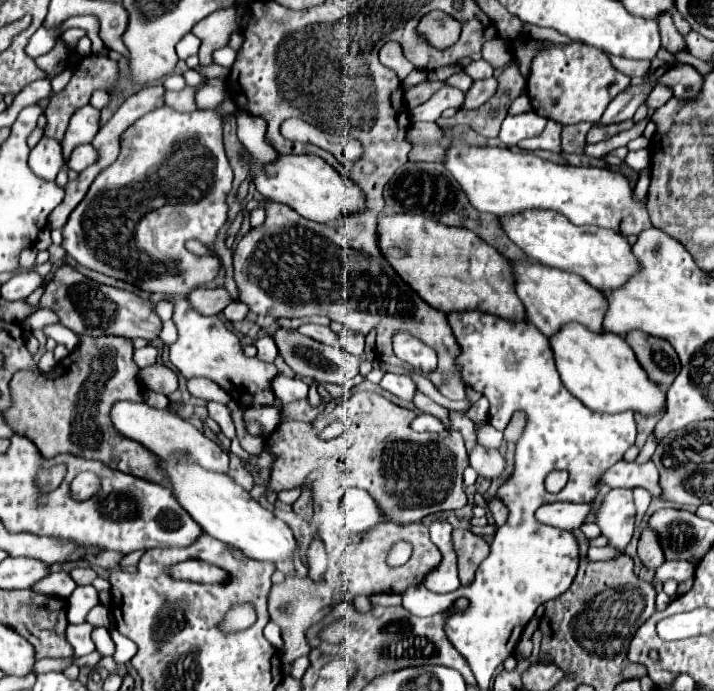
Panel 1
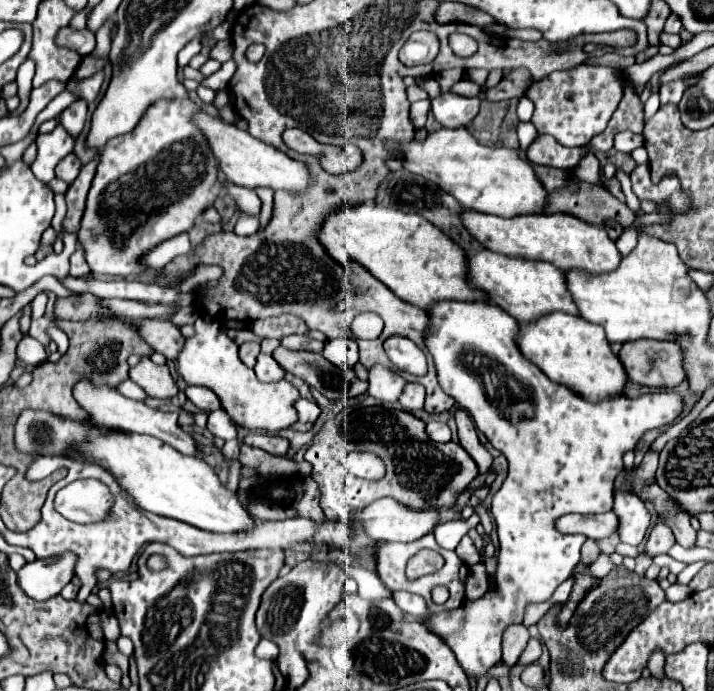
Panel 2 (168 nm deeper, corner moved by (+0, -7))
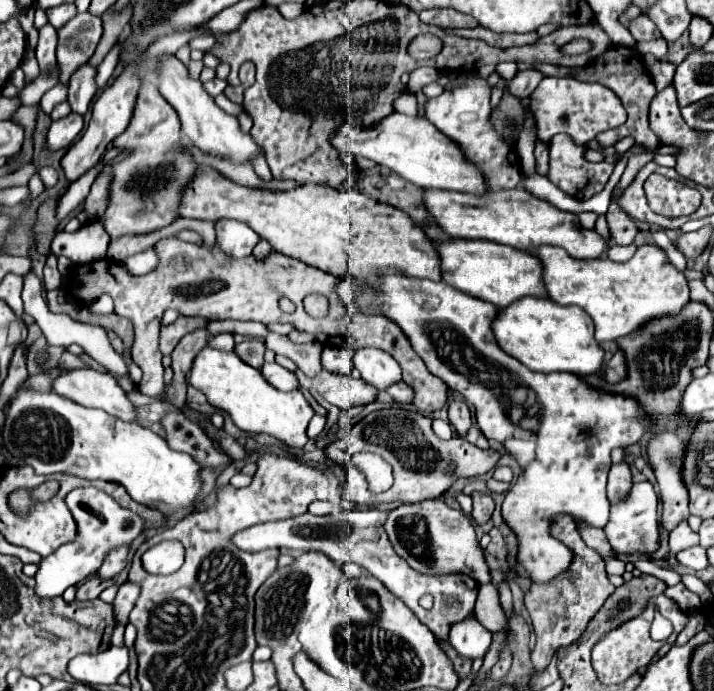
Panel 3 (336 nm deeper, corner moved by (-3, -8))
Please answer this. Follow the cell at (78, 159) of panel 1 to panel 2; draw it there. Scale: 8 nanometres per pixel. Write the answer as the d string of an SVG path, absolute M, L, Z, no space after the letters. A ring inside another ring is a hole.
M68 154L66 158L62 158L58 162L58 166L56 166L56 178L64 180L68 184L72 184L76 180L78 172L80 172L80 162L78 162L78 158L74 154Z

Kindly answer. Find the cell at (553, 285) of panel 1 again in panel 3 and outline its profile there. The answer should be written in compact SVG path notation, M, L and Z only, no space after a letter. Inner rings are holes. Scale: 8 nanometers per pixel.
M449 239L437 243L441 257L443 281L451 287L493 303L497 309L507 307L523 297L549 297L543 281L543 263L533 253L515 251L515 247L503 247L497 243L479 243L467 239Z

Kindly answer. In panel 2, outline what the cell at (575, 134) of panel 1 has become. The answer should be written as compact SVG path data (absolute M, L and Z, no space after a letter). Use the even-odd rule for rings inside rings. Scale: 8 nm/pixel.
M588 152L588 154L582 158L582 162L580 162L580 166L574 170L574 174L576 174L576 178L582 180L582 182L590 182L590 184L602 186L600 162L598 162L598 158L596 158L592 152Z

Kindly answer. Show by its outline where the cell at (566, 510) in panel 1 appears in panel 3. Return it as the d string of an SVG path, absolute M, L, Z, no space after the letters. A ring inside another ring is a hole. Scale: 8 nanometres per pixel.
M649 481L635 483L631 489L631 495L627 503L617 503L611 507L611 519L605 525L605 535L611 543L611 547L619 553L645 553L651 555L657 549L659 541L659 529L657 529L657 493L653 491L653 485Z

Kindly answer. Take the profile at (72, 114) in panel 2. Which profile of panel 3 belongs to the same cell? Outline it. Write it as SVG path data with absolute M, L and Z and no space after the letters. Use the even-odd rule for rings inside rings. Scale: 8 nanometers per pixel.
M87 63L81 65L73 75L71 75L71 81L69 81L69 105L71 105L71 113L77 113L77 115L85 115L89 105L91 105L91 99L97 91L95 87L95 67L89 67Z

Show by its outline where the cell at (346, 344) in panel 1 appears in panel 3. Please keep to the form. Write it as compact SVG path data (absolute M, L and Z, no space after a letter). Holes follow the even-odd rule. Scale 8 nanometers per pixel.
M349 345L325 347L321 353L321 365L327 371L351 375L351 371L353 371L353 349Z

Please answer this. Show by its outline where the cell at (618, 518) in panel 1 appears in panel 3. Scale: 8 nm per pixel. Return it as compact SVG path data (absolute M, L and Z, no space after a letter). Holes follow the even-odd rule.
M617 463L611 467L609 471L609 485L607 485L607 495L611 505L621 503L627 499L629 491L631 491L631 471L627 463Z

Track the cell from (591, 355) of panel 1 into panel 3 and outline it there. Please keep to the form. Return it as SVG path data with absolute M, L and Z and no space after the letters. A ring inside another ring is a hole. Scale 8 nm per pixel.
M523 297L497 315L497 319L493 323L493 331L495 331L497 343L503 347L503 351L509 353L511 357L515 357L517 361L521 361L531 371L537 371L537 373L567 371L573 375L587 377L587 375L597 375L603 369L605 351L595 339L595 325L593 325L591 317L585 315L585 311L581 311L579 307L559 307L559 303L555 303L551 299Z

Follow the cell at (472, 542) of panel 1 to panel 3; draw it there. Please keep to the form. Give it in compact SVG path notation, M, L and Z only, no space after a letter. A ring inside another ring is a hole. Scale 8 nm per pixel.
M491 583L479 587L479 595L477 595L477 603L475 603L475 617L491 633L499 633L501 631L507 637L511 635L509 621L507 621L505 611L503 611L503 607L499 603L497 587L491 585Z

